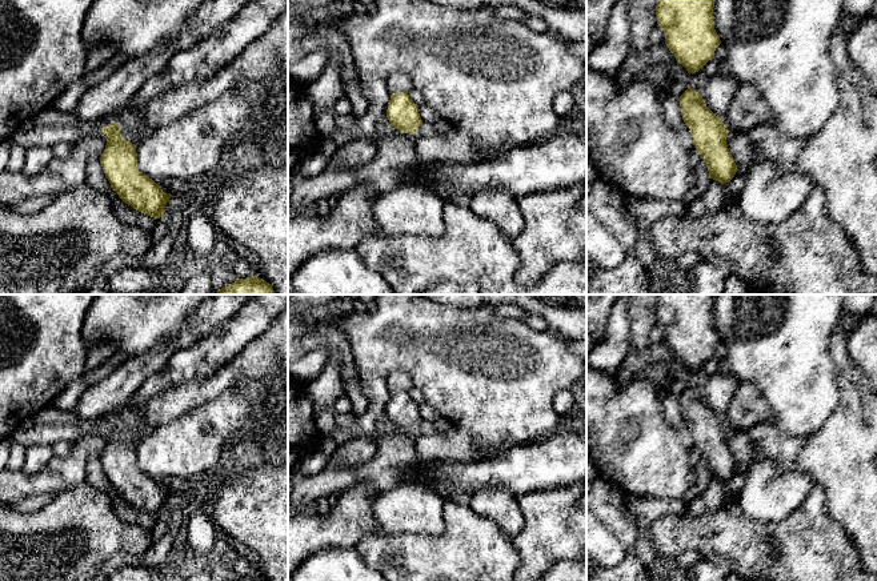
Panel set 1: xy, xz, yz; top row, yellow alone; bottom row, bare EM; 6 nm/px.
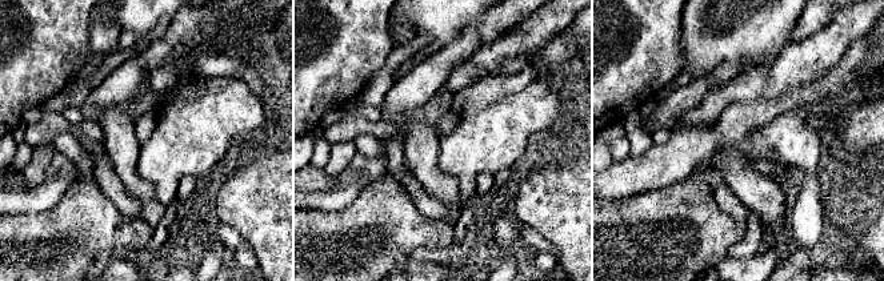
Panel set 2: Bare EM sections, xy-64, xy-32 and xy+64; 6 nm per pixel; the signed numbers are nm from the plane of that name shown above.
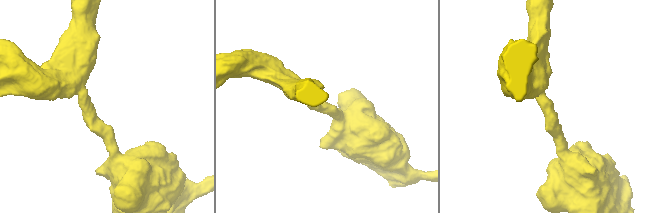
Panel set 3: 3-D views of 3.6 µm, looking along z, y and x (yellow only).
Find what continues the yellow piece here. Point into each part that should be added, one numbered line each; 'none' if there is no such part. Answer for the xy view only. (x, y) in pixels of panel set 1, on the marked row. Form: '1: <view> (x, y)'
none

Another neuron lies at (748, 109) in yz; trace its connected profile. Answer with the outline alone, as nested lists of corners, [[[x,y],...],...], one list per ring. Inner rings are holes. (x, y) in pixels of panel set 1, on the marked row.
[[[740,84],[724,120],[726,129],[749,132],[757,125],[773,121],[773,112],[764,99],[749,84]]]

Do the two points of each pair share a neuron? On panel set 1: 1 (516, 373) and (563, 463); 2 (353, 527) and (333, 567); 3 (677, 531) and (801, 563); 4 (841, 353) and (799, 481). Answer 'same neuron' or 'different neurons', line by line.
1: different neurons
2: different neurons
3: same neuron
4: different neurons

